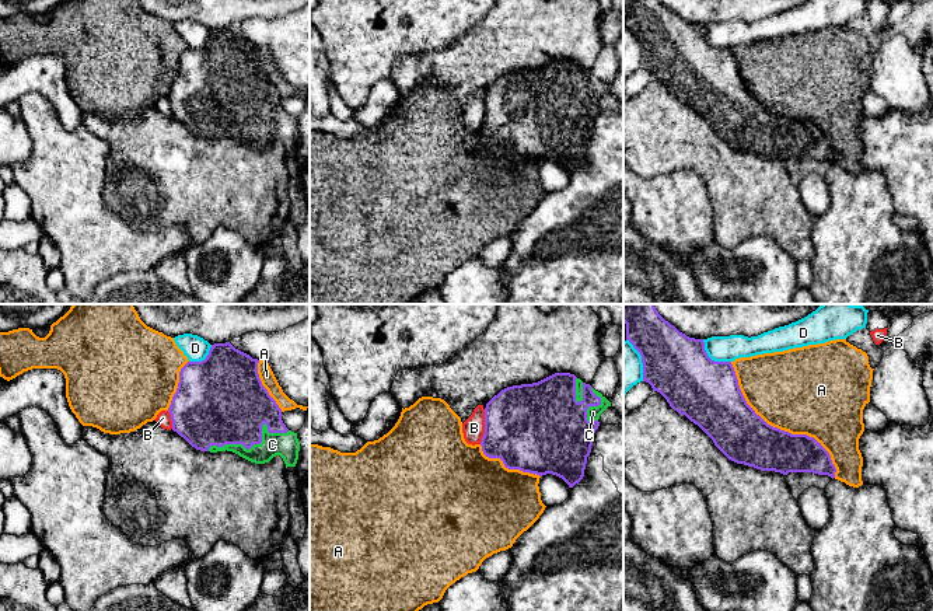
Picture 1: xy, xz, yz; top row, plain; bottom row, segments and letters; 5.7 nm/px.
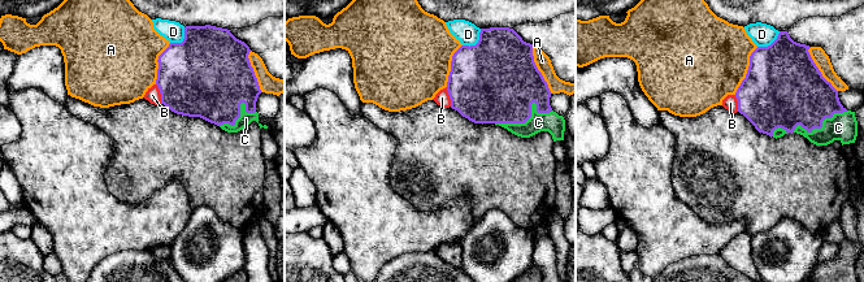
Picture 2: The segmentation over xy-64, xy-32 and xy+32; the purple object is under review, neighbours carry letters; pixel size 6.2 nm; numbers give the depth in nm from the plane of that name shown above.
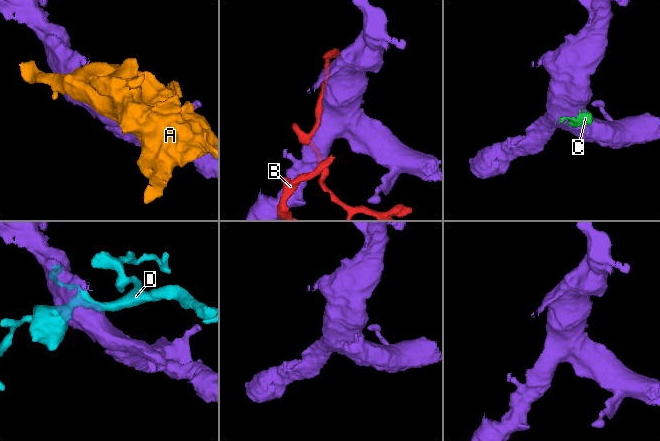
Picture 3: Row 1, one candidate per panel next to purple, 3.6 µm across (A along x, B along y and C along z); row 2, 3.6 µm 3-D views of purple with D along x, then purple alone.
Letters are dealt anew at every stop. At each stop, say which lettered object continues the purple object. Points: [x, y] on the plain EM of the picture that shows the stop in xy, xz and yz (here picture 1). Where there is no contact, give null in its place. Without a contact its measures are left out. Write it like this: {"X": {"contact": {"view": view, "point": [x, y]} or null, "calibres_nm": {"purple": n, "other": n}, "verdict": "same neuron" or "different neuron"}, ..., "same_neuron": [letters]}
{"A": {"contact": {"view": "yz", "point": [779, 115]}, "calibres_nm": {"purple": 300, "other": 480}, "verdict": "different neuron"}, "B": {"contact": {"view": "xz", "point": [485, 112]}, "calibres_nm": {"purple": 480, "other": 130}, "verdict": "different neuron"}, "C": {"contact": {"view": "xy", "point": [257, 129]}, "calibres_nm": {"purple": 400, "other": 140}, "verdict": "same neuron"}, "D": {"contact": {"view": "yz", "point": [710, 45]}, "calibres_nm": {"purple": 360, "other": 140}, "verdict": "different neuron"}, "same_neuron": ["C"]}

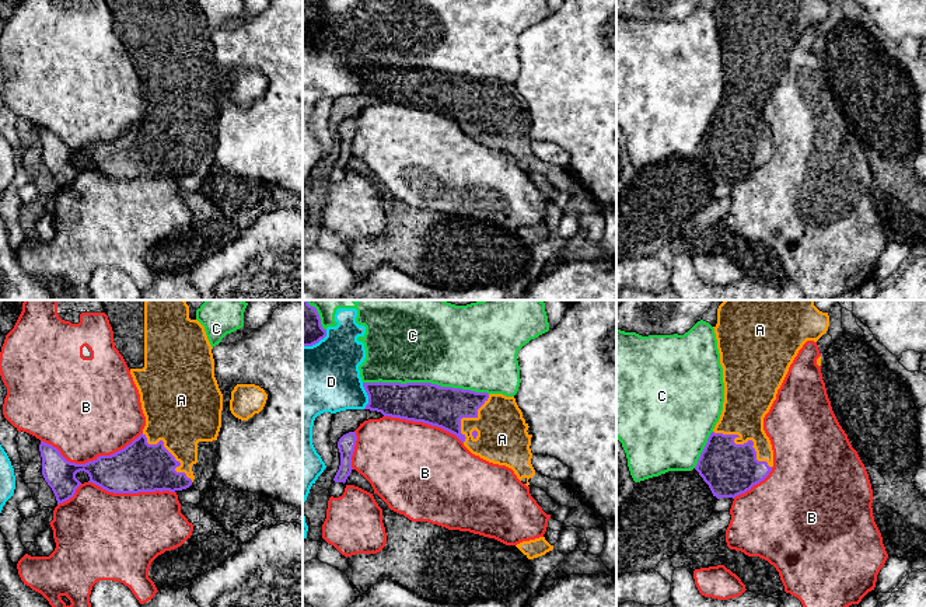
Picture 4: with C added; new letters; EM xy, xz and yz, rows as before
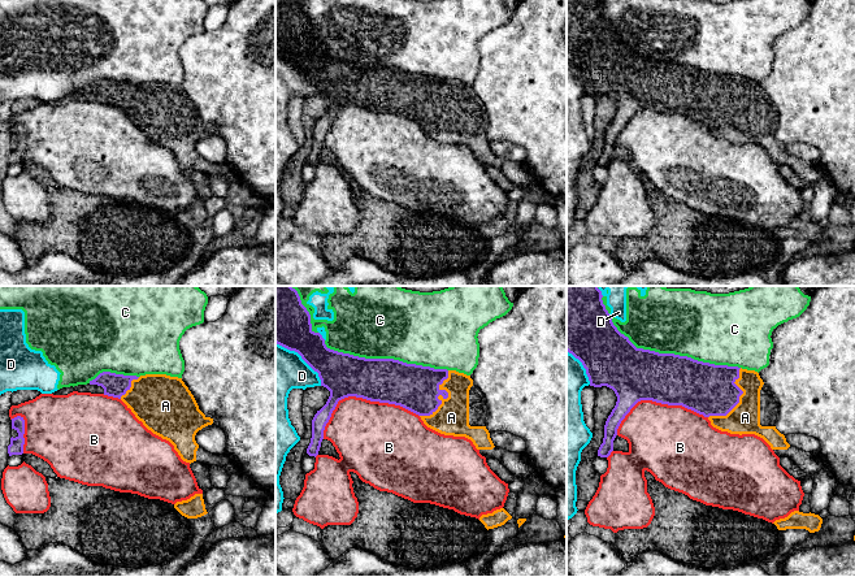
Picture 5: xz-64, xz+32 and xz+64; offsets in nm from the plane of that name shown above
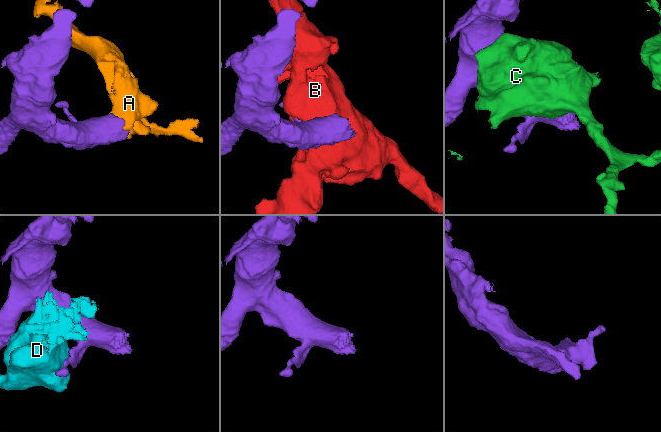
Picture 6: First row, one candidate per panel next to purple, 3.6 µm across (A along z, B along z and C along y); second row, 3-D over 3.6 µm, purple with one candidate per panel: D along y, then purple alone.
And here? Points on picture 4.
{"A": {"contact": {"view": "yz", "point": [745, 129]}, "calibres_nm": {"purple": 300, "other": 280}, "verdict": "same neuron"}, "B": {"contact": {"view": "xy", "point": [91, 147]}, "calibres_nm": {"purple": 260, "other": 460}, "verdict": "different neuron"}, "C": {"contact": {"view": "xz", "point": [426, 69]}, "calibres_nm": {"purple": 240, "other": 420}, "verdict": "different neuron"}, "D": {"contact": {"view": "xz", "point": [367, 80]}, "calibres_nm": {"purple": 220, "other": 380}, "verdict": "different neuron"}, "same_neuron": ["A"]}

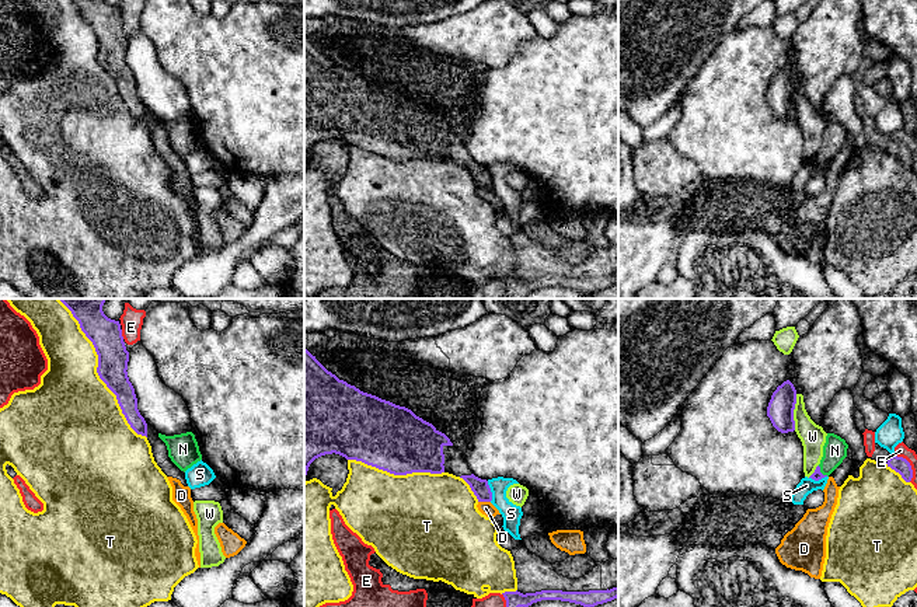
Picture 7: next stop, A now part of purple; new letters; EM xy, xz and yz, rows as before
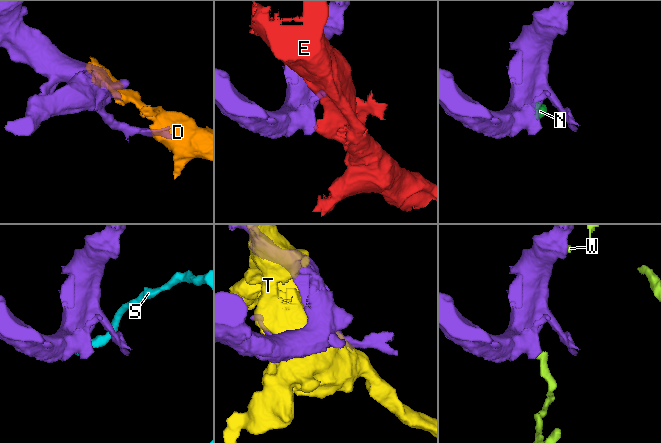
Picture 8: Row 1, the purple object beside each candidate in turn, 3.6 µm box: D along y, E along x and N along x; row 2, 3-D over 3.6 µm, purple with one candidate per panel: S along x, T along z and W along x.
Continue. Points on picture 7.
{"D": {"contact": {"view": "xz", "point": [484, 187]}, "calibres_nm": {"purple": 100, "other": 80}, "verdict": "different neuron"}, "E": {"contact": {"view": "yz", "point": [909, 150]}, "calibres_nm": {"purple": 90, "other": 80}, "verdict": "different neuron"}, "N": {"contact": {"view": "yz", "point": [820, 159]}, "calibres_nm": {"purple": 60, "other": 140}, "verdict": "same neuron"}, "S": {"contact": {"view": "xz", "point": [490, 177]}, "calibres_nm": {"purple": 100, "other": 110}, "verdict": "different neuron"}, "T": {"contact": {"view": "xy", "point": [100, 63]}, "calibres_nm": {"purple": 180, "other": 480}, "verdict": "different neuron"}, "W": {"contact": {"view": "yz", "point": [792, 98]}, "calibres_nm": {"purple": 150, "other": 140}, "verdict": "different neuron"}, "same_neuron": ["N"]}

